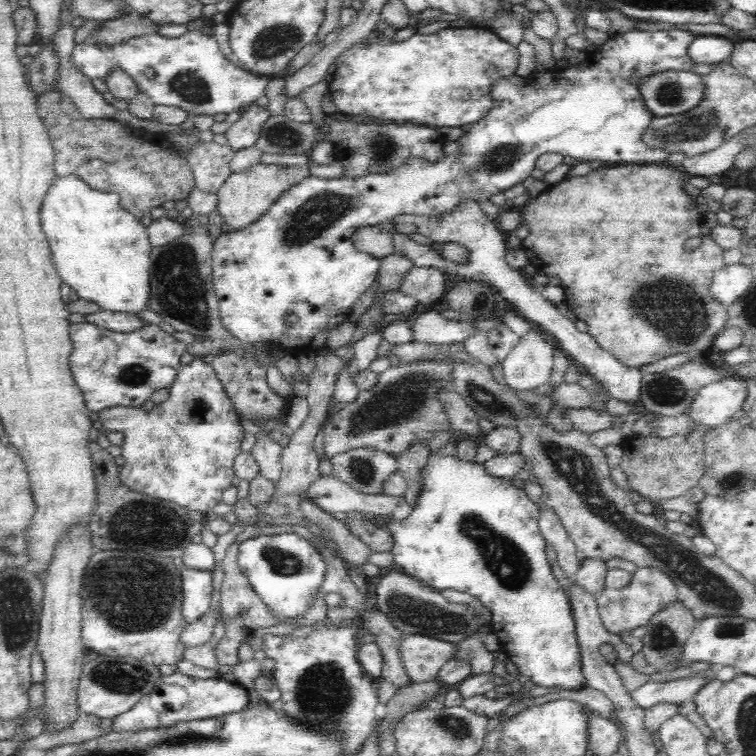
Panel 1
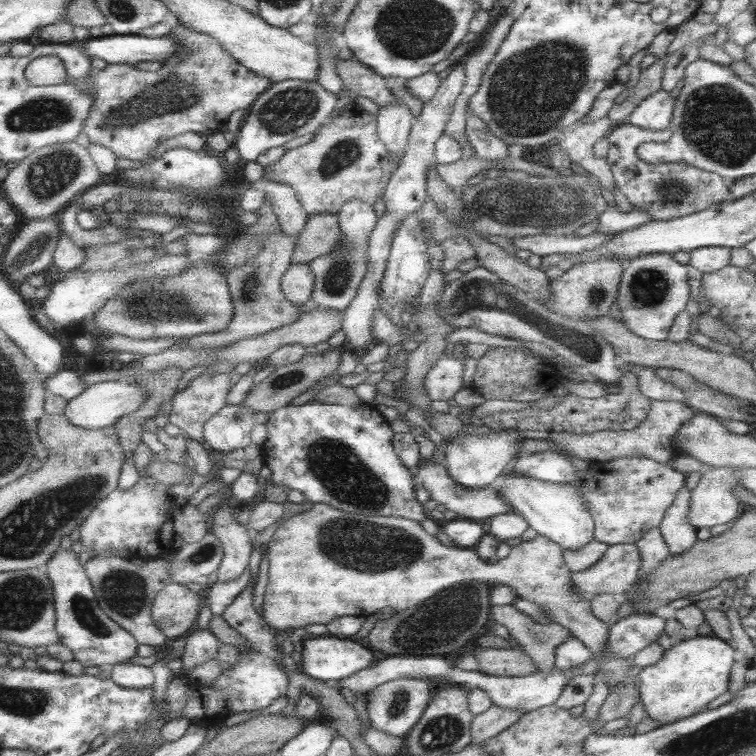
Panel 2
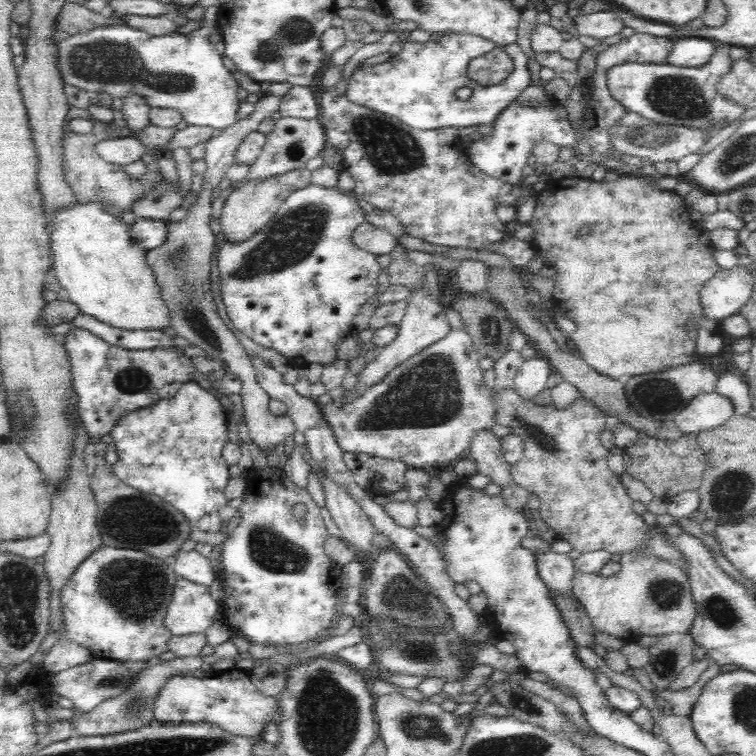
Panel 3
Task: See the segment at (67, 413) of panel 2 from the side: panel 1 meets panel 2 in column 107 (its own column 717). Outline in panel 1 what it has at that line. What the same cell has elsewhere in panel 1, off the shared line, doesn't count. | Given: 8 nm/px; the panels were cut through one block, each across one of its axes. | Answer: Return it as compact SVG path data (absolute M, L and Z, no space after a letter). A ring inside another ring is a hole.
M736 376L721 379L702 388L686 414L696 426L716 428L742 410L747 393L747 380Z

